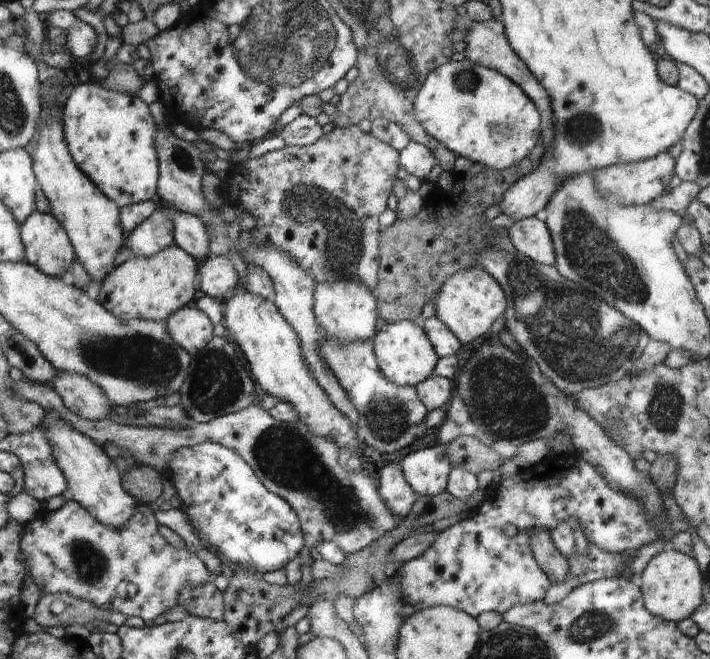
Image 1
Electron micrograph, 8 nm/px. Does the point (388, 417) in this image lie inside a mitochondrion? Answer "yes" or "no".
yes

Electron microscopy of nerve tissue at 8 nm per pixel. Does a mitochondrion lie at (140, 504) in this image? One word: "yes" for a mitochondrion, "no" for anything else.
no

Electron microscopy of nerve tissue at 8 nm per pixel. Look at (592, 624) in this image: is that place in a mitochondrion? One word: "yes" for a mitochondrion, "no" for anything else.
yes

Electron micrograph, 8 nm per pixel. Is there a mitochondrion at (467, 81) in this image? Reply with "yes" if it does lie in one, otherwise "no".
yes

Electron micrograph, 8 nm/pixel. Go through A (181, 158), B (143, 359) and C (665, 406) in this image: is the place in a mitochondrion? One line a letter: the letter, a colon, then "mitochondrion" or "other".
A: other
B: mitochondrion
C: mitochondrion

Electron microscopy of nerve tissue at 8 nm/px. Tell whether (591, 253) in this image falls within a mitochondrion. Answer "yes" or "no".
yes

